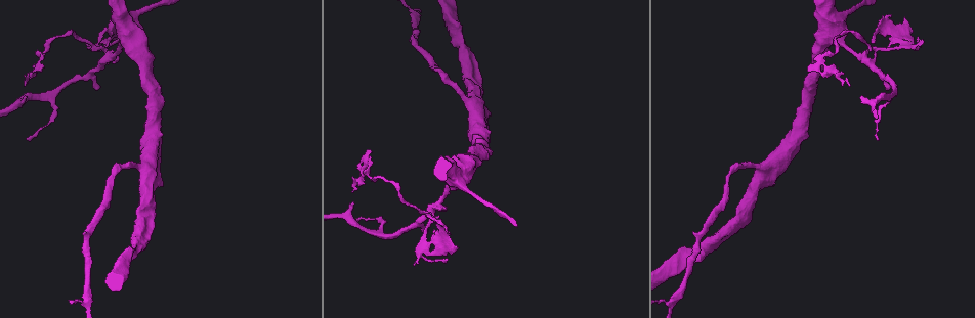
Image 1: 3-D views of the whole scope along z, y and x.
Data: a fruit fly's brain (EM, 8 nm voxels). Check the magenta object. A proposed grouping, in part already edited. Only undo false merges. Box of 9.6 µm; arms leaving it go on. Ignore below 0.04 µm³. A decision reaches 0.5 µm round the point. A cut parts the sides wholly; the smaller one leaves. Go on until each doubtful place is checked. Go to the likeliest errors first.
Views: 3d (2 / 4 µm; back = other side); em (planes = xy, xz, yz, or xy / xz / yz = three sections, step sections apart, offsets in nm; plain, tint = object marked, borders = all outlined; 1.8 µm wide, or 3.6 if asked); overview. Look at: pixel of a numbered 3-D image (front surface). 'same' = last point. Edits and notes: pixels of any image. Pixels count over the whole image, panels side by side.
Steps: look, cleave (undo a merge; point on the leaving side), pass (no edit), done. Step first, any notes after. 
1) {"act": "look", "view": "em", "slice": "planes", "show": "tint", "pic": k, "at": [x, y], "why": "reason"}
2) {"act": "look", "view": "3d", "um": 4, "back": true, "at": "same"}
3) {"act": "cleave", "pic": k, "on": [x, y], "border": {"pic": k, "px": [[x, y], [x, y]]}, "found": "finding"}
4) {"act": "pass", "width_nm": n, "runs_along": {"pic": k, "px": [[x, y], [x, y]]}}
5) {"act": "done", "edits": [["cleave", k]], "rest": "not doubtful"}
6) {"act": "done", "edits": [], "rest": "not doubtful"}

{"act": "look", "view": "em", "slice": "planes", "show": "plain", "pic": 1, "at": [105, 59], "why": "looks like a crossing"}

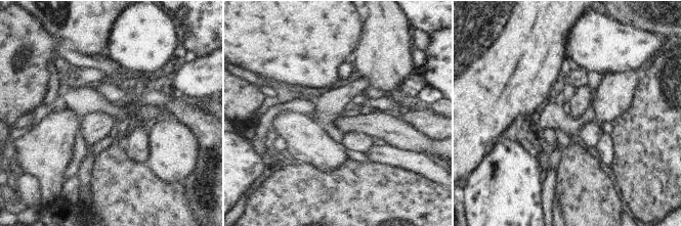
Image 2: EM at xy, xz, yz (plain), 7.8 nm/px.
{"act": "look", "view": "em", "slice": "planes", "show": "tint", "at": "same"}

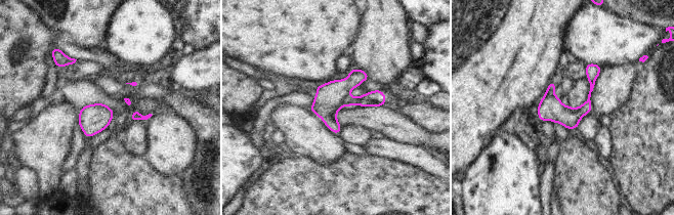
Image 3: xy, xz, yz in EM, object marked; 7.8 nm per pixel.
{"act": "pass", "width_nm": 190, "runs_along": {"pic": 3, "px": [[598, 69], [588, 102], [577, 114], [542, 118]]}, "found": "all the same cell"}

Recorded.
{"act": "look", "view": "em", "slice": "planes", "show": "tint", "pic": 1, "at": [896, 48], "why": "sharp bend"}

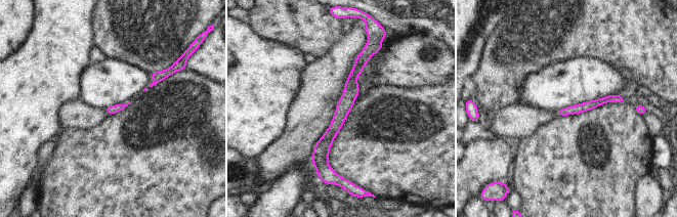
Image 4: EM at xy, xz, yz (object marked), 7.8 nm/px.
{"act": "pass", "runs_along": {"pic": 4, "px": [[363, 53], [323, 145], [330, 171]]}, "found": "continuous, no second cell"}

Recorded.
{"act": "look", "view": "em", "um": 3.6, "slice": "yz", "step": 4, "show": "tint", "pic": 1, "at": [119, 43], "why": "four arms meet"}

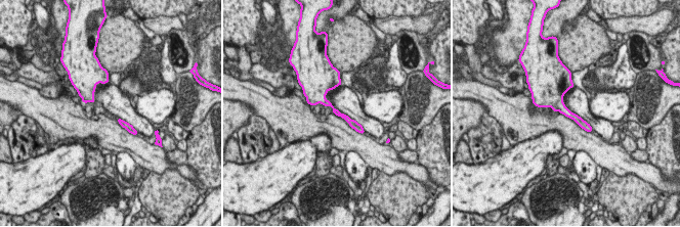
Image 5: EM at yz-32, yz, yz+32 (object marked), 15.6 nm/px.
{"act": "look", "view": "em", "um": 3.6, "slice": "xz", "step": 8, "show": "tint", "at": "same"}

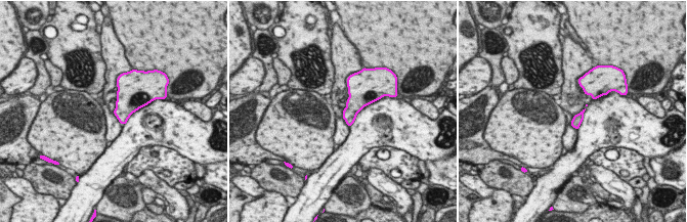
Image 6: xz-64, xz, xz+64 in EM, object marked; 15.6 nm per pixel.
{"act": "pass", "width_nm": 160, "found": "one cell here"}

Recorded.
{"act": "look", "view": "em", "um": 3.6, "slice": "xz", "step": 4, "show": "tint", "pic": 1, "at": [148, 166], "why": "two arms in line, one across"}

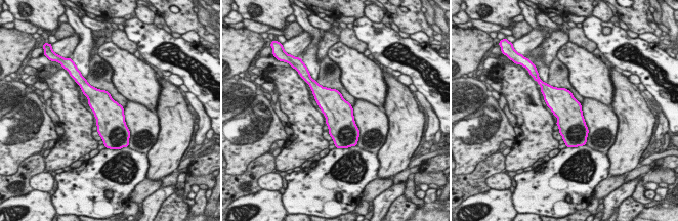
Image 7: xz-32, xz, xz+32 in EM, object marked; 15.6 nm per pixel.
{"act": "pass", "found": "continuous, no second cell"}

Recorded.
{"act": "done", "edits": [], "rest": "not doubtful"}

